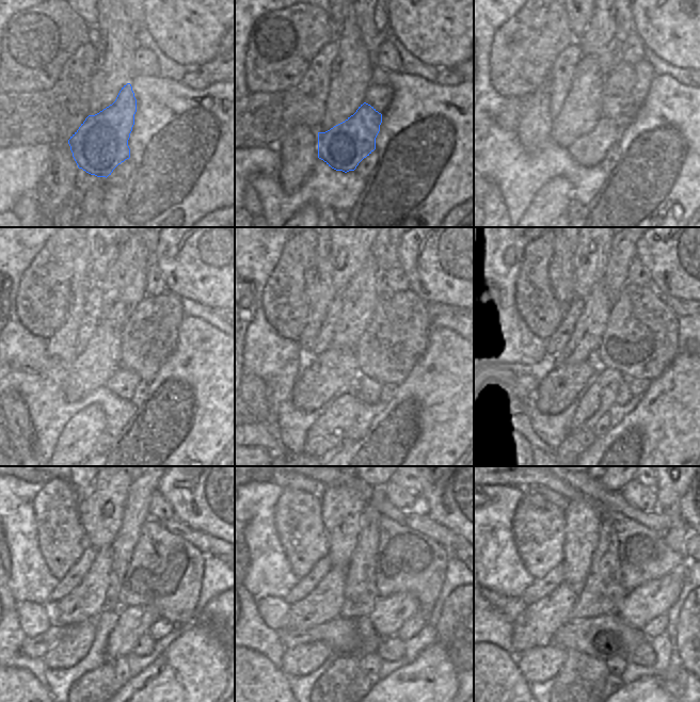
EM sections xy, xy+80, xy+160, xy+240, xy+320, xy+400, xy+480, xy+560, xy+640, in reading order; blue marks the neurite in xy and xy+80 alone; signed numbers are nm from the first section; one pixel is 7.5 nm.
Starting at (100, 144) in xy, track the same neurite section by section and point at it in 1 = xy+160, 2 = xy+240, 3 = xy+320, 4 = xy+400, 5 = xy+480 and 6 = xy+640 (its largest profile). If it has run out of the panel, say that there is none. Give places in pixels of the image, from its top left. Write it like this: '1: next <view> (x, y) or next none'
1: next xy+160 (589, 149)
2: next xy+240 (123, 383)
3: next xy+320 (369, 388)
4: next xy+400 (623, 393)
5: next xy+480 (146, 643)
6: next xy+640 (643, 655)

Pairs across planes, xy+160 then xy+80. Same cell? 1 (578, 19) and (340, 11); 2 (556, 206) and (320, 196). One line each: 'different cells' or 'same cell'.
1: same cell
2: different cells

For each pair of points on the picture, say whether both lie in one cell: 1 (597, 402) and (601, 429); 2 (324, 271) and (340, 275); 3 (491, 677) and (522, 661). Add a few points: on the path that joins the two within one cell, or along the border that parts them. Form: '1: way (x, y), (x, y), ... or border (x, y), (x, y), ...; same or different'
1: border (613, 404), (590, 430); different
2: border (330, 249), (332, 284), (338, 292); different
3: border (515, 655), (515, 664), (528, 683); different

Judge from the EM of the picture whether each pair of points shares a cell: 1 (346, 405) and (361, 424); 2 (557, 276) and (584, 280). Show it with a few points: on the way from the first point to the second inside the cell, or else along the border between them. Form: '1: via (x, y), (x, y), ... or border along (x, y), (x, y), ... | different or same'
1: border along (361, 403), (359, 414), (349, 430) | different
2: border along (573, 254), (572, 290), (576, 298) | different

